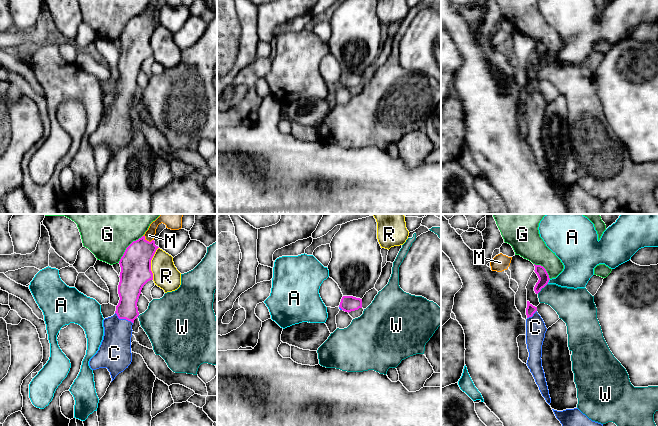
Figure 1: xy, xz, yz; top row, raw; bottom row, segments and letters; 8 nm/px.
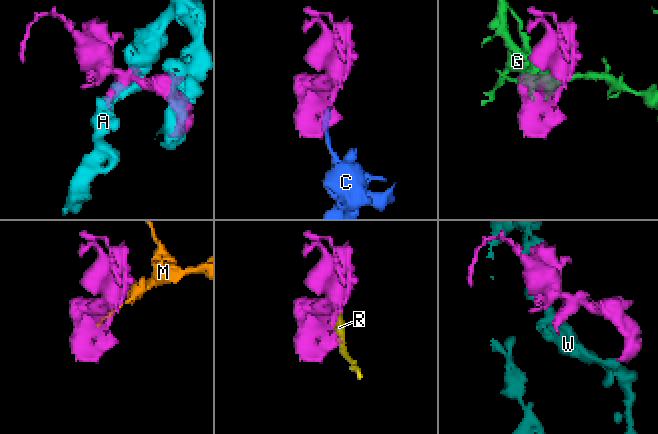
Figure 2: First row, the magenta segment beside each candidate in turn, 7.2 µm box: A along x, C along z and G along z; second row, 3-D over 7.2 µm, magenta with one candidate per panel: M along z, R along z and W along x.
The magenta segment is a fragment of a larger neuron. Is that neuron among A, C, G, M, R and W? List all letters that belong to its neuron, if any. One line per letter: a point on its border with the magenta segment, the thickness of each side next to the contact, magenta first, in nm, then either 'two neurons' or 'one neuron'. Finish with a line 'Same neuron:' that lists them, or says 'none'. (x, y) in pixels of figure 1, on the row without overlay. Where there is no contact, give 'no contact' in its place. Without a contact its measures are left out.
A: meets magenta in yz at (548, 57); 90 nm thick on the magenta side, 220 nm on the other; two neurons
C: meets magenta in xy at (123, 94); 190 nm thick on the magenta side, 240 nm on the other; one neuron
G: meets magenta in xy at (127, 23); 240 nm thick on the magenta side, 300 nm on the other; two neurons
M: meets magenta in xy at (148, 17); 240 nm thick on the magenta side, 80 nm on the other; two neurons
R: meets magenta in xy at (150, 39); 240 nm thick on the magenta side, 200 nm on the other; two neurons
W: meets magenta in yz at (542, 63); 90 nm thick on the magenta side, 240 nm on the other; two neurons
Same neuron: C

